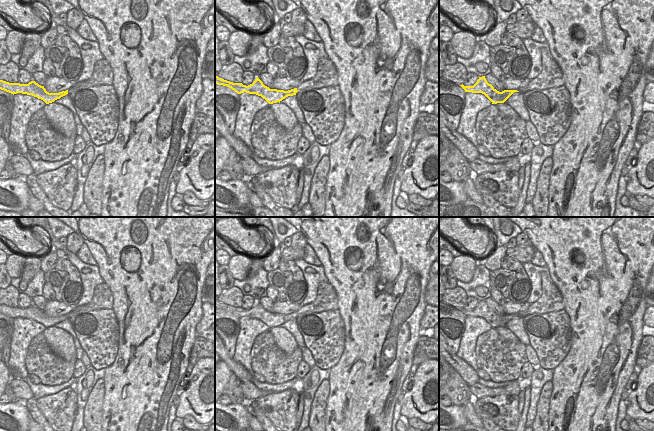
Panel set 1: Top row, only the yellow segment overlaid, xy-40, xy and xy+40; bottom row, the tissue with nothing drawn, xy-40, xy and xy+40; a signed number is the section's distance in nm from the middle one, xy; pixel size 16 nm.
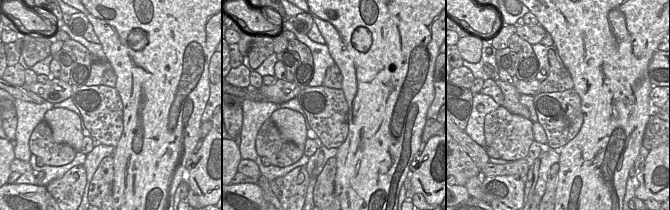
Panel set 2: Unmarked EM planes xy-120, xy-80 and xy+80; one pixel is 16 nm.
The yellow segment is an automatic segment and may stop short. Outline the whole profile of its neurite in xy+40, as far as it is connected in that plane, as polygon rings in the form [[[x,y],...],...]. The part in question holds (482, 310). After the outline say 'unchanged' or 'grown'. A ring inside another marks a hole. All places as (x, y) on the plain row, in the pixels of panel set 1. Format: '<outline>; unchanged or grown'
[[[541,272],[542,281],[542,295],[534,303],[530,304],[525,312],[519,314],[504,314],[497,315],[491,308],[489,308],[485,300],[479,301],[473,310],[460,309],[465,316],[482,317],[492,328],[504,327],[514,316],[525,317],[534,313],[549,313],[556,312],[564,309],[562,295],[557,286],[548,280],[547,274]]]; grown

